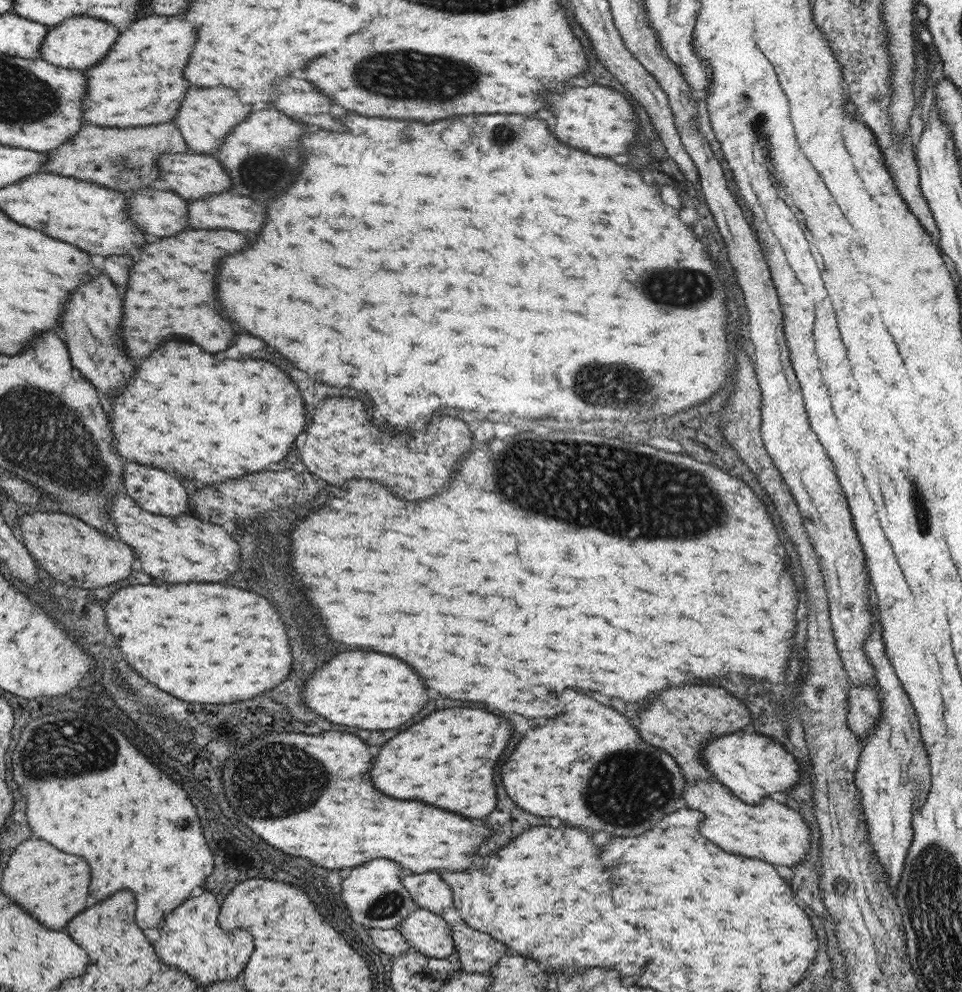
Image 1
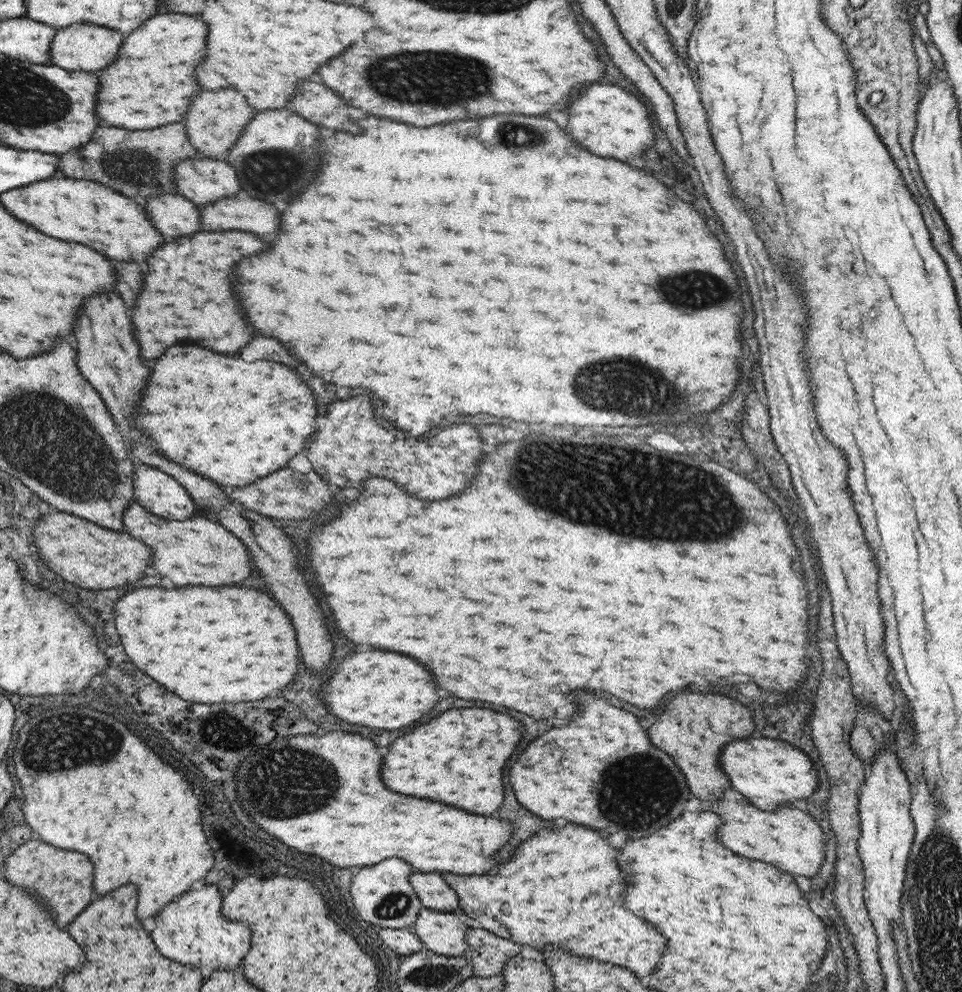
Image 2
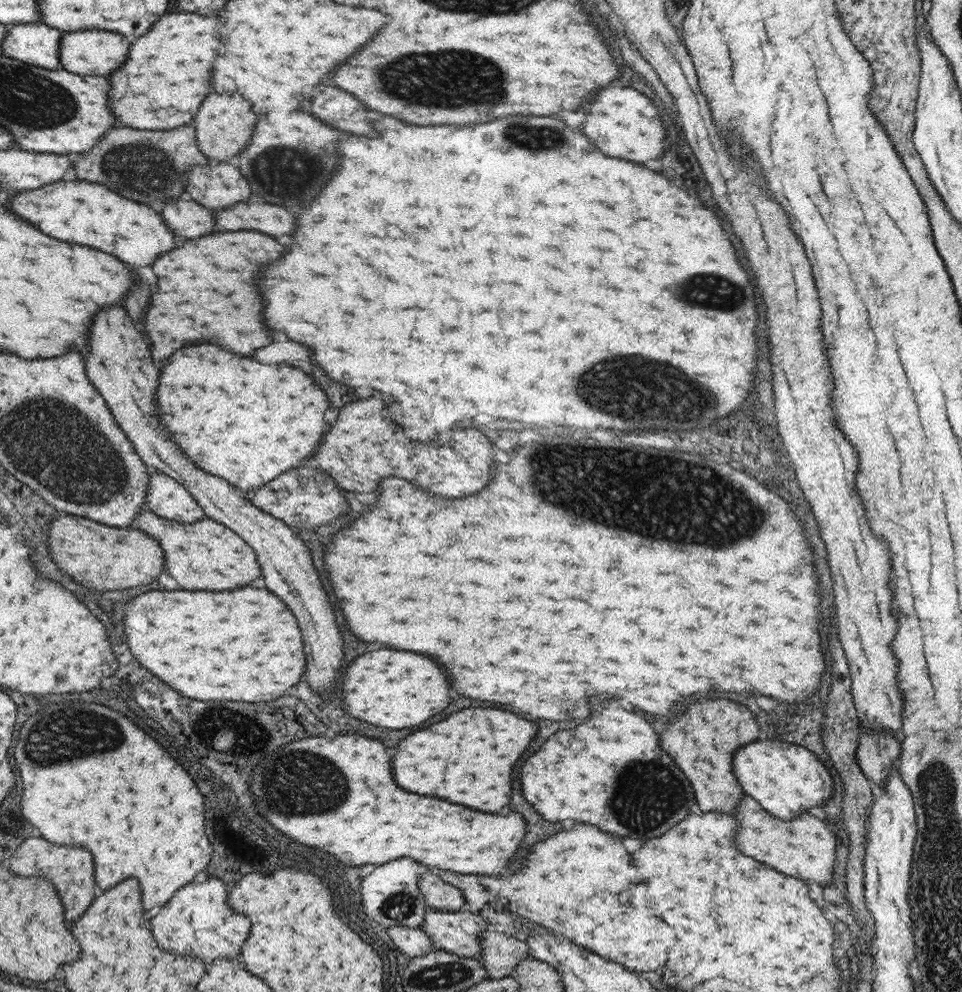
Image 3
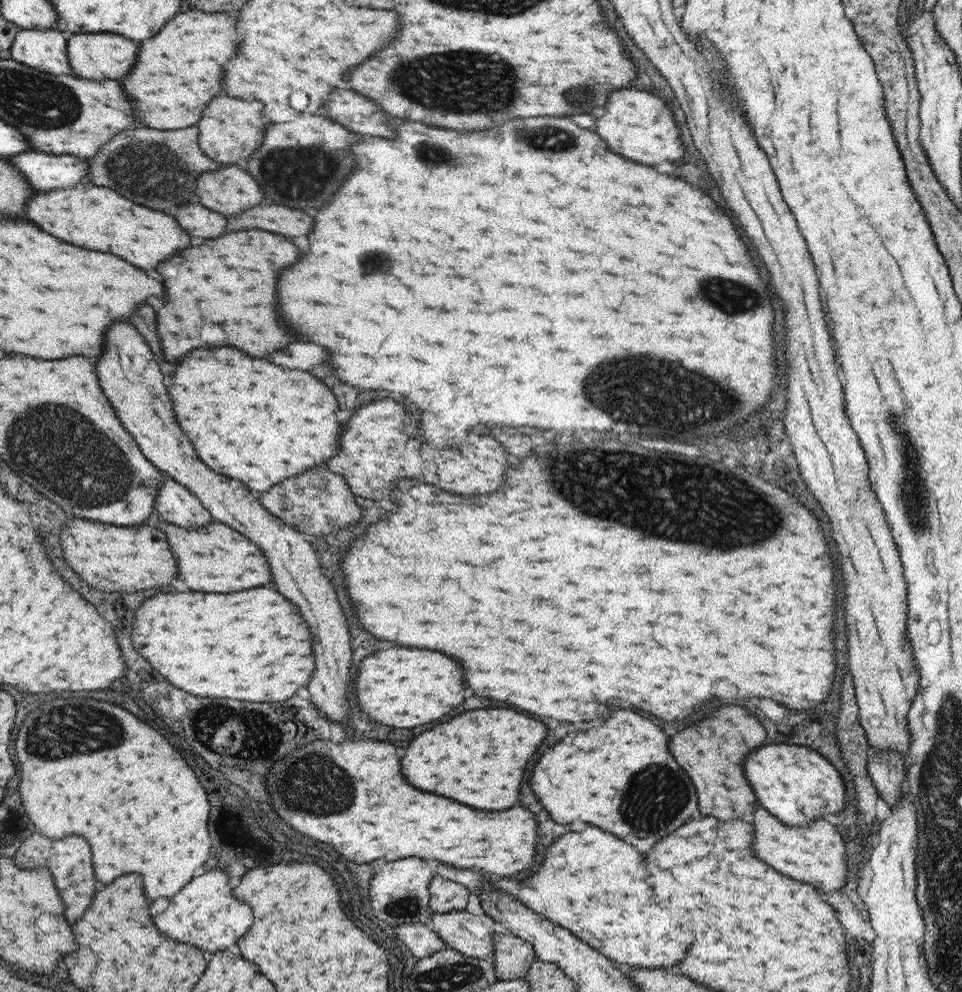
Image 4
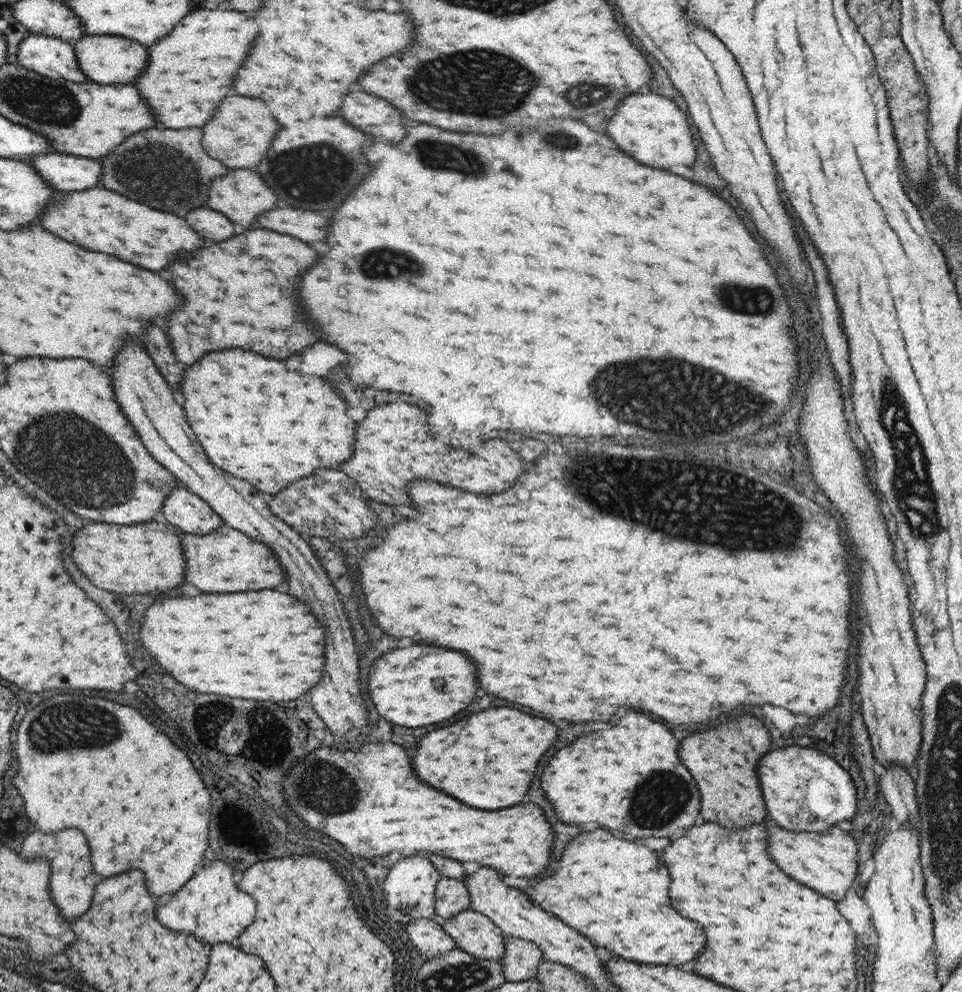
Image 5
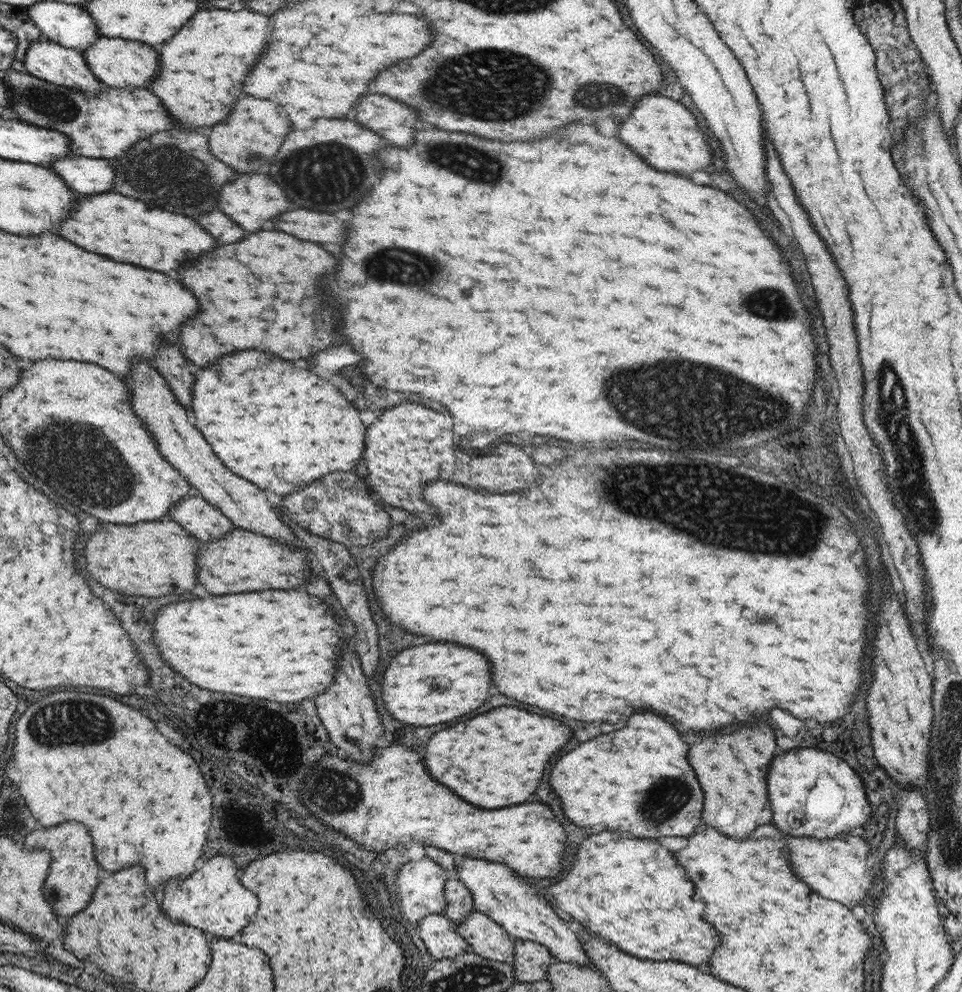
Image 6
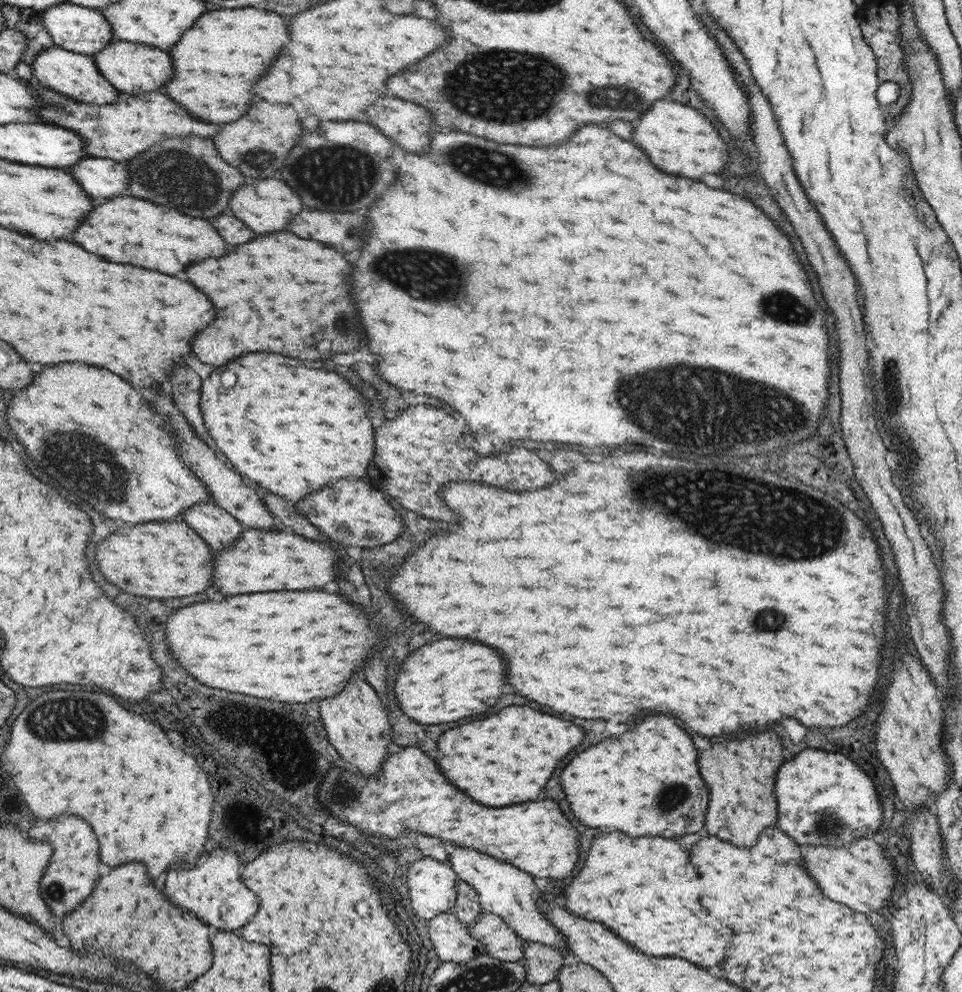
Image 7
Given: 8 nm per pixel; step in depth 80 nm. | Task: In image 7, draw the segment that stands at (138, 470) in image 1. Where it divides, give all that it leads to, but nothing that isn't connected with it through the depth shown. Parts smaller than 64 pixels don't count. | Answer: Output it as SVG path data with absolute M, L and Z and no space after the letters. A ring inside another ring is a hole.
M212 502L191 506L183 515L183 520L212 550L232 546L246 529L237 517Z

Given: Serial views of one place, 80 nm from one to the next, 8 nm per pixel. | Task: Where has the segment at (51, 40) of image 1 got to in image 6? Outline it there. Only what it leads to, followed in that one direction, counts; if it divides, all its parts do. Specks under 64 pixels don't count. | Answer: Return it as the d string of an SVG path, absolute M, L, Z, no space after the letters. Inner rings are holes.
M101 35L101 38L97 38L97 42L82 51L82 54L97 79L104 86L112 88L146 88L156 78L160 68L158 50L135 40L108 38Z

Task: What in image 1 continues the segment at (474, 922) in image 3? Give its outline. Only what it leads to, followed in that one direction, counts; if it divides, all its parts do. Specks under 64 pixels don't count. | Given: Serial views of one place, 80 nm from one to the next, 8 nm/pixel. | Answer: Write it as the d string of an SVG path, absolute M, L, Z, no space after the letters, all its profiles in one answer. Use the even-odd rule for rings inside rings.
M417 907L403 920L398 928L396 928L404 938L424 956L430 958L454 958L456 943L450 934L450 924L438 913Z

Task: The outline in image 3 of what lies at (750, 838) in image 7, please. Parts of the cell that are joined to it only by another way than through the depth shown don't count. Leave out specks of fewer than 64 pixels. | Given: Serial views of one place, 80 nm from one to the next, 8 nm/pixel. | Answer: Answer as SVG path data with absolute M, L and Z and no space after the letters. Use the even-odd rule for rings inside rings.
M698 700L686 708L680 718L660 734L660 746L666 750L694 789L695 800L703 813L734 814L742 797L742 785L733 771L735 749L758 741L760 728L752 712L738 702L730 700Z

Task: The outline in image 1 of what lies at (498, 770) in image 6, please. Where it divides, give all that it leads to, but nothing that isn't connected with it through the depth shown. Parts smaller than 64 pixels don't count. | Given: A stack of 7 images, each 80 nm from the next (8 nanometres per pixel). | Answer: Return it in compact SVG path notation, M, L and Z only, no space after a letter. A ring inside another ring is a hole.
M446 708L432 712L422 722L410 726L400 732L374 758L374 784L378 784L380 792L386 796L398 796L400 800L420 800L426 804L434 804L446 808L450 812L458 812L466 818L482 818L488 816L496 808L496 786L494 786L494 770L504 754L504 746L512 742L512 724L496 714L488 714L480 708Z

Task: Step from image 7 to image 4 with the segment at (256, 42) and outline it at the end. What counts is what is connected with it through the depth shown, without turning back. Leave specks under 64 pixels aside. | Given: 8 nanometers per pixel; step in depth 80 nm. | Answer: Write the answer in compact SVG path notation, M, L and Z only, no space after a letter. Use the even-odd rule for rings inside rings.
M182 12L178 20L170 20L166 24L166 32L160 32L154 40L142 42L142 60L138 60L138 68L134 68L134 76L124 80L126 92L138 100L138 116L142 116L142 124L148 128L158 130L178 130L197 125L202 118L206 104L222 92L222 76L224 76L224 62L228 64L240 46L240 36L236 30L236 18L216 12Z

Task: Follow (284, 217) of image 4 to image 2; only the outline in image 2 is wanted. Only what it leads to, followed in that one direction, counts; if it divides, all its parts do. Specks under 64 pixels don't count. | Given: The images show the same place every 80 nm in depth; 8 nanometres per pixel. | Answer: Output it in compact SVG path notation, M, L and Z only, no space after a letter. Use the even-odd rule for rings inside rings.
M222 198L201 206L202 226L212 230L244 230L254 234L276 234L280 212L262 200Z

